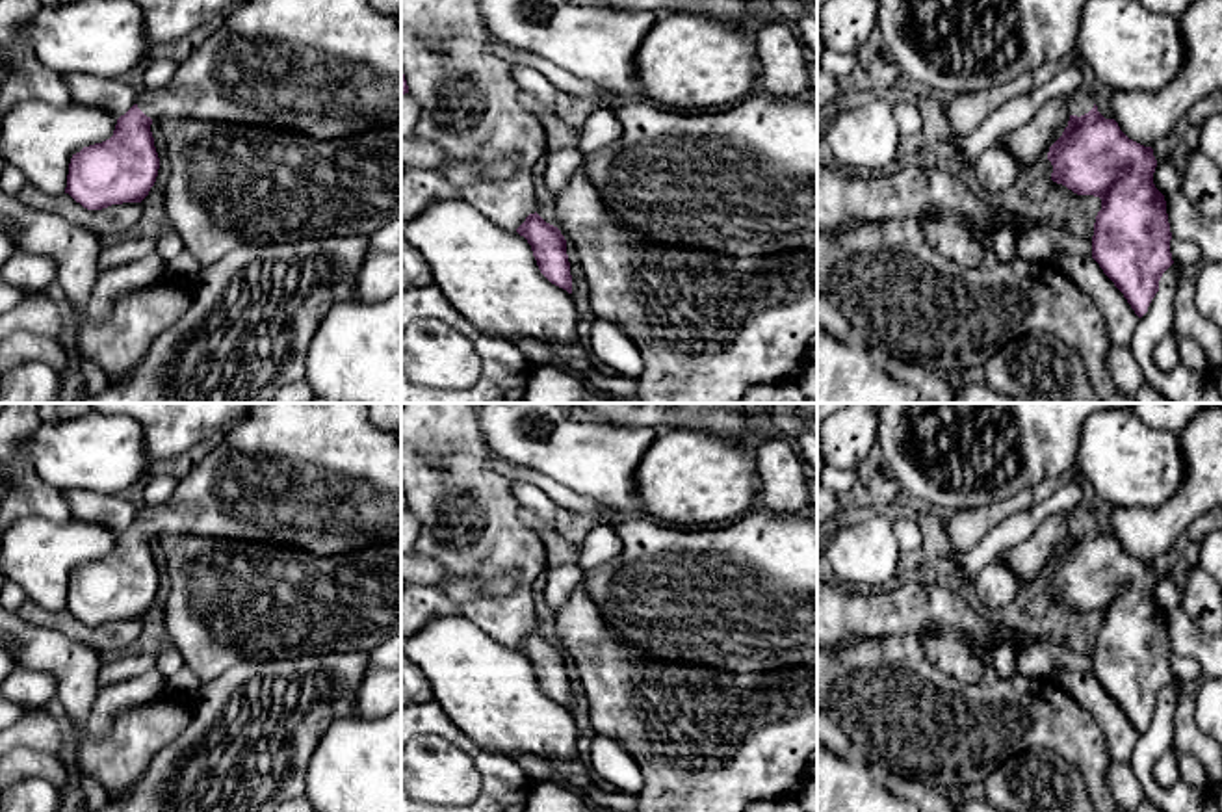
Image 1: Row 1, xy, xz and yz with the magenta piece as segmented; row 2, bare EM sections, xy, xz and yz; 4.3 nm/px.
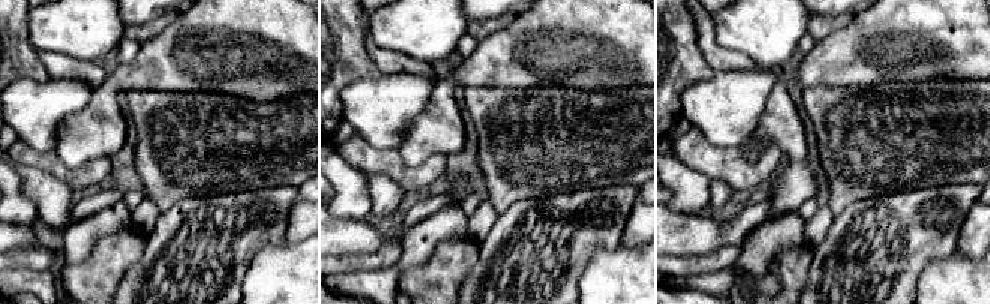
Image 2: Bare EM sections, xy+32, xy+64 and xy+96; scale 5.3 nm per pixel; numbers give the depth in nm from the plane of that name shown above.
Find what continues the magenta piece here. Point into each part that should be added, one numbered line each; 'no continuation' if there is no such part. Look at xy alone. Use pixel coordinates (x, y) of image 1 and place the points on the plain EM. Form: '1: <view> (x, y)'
1: xy (322, 478)

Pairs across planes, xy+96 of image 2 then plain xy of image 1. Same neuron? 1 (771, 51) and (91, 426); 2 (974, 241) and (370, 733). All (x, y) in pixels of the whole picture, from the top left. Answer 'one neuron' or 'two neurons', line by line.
1: one neuron
2: two neurons

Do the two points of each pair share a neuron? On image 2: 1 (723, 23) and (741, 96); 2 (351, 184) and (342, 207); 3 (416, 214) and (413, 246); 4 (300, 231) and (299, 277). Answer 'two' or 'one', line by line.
1: two
2: one
3: two
4: two

